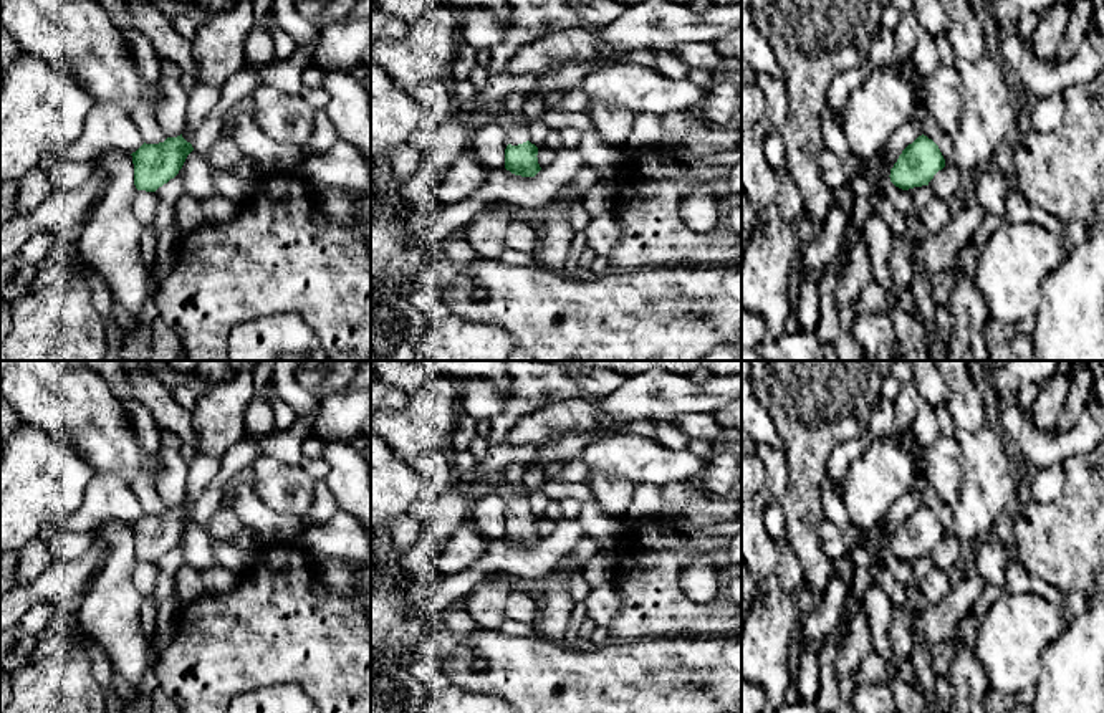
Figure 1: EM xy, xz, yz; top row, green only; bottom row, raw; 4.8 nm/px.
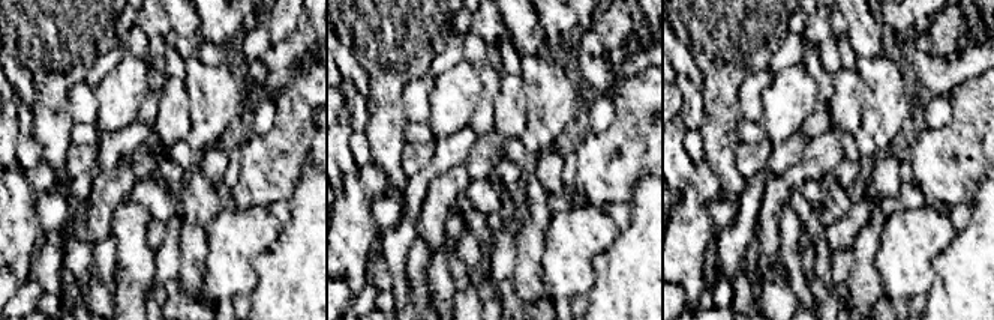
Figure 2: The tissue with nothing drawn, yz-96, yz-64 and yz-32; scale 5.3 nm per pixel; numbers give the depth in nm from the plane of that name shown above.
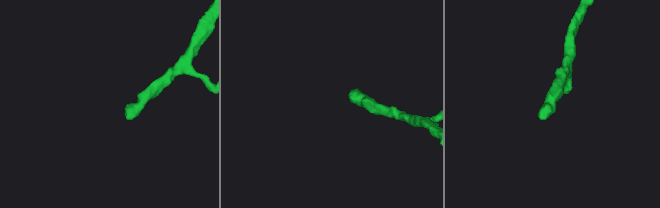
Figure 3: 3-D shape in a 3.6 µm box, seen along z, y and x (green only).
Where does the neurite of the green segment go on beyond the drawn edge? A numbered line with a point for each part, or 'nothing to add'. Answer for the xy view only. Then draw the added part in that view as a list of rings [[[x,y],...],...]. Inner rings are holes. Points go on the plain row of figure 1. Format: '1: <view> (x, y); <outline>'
nothing to add

